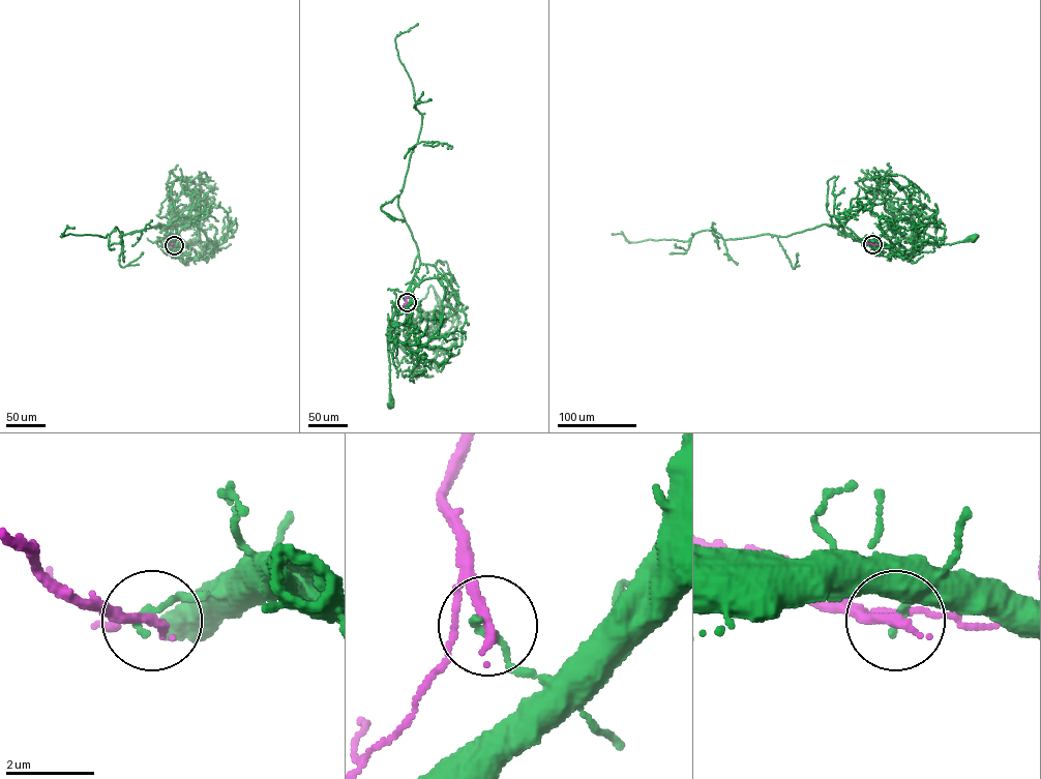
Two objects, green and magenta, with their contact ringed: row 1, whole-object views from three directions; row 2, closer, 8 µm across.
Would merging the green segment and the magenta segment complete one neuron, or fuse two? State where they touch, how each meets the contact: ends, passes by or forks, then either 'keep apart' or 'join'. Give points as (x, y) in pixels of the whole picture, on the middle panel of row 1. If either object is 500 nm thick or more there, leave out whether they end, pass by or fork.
at (407, 302); green ends there; magenta ends there; keep apart

